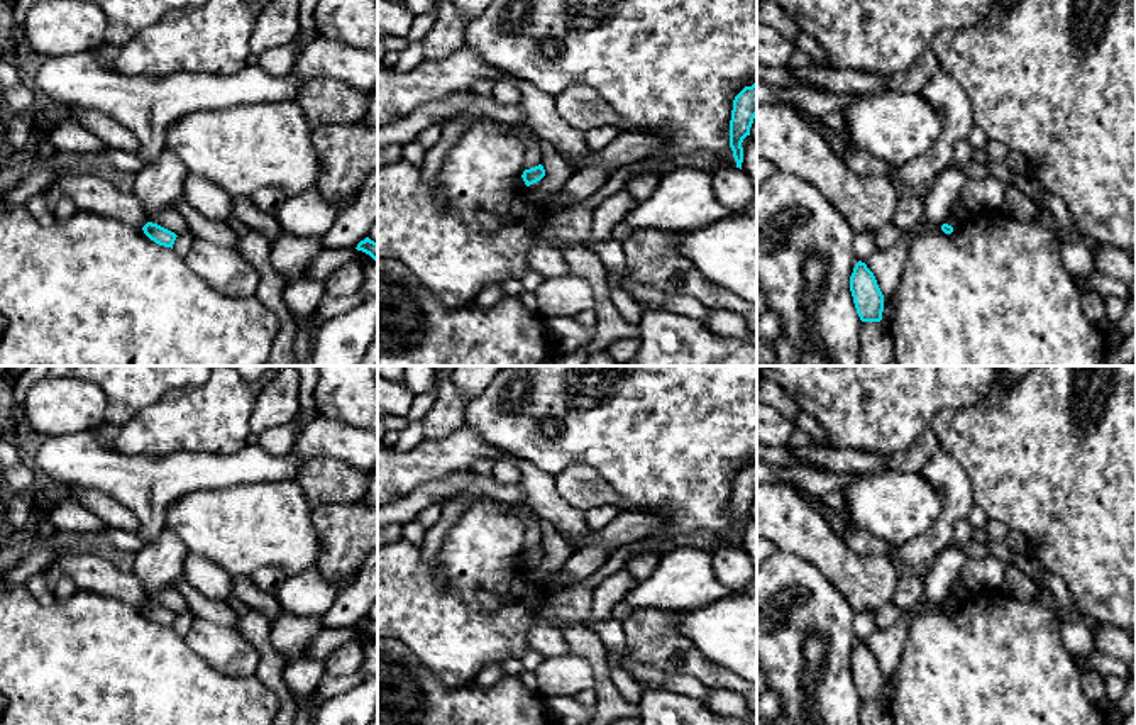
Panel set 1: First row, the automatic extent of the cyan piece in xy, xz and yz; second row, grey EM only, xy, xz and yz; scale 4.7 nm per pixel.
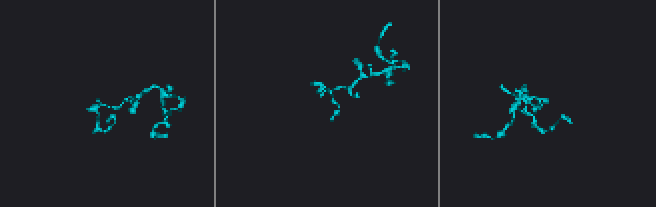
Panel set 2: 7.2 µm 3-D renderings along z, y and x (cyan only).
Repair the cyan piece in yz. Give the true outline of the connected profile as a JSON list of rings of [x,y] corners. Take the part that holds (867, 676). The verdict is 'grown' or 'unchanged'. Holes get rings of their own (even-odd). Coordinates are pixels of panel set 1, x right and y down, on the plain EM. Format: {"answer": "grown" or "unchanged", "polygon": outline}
{"answer": "unchanged", "polygon": [[[858,640],[850,656],[850,671],[862,701],[880,701],[884,691],[884,674],[874,652]]]}

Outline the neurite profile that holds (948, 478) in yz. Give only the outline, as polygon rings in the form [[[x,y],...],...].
[[[945,451],[935,452],[921,469],[921,474],[941,496],[943,512],[929,532],[909,544],[891,549],[889,556],[902,573],[931,561],[946,549],[953,540],[953,525],[967,518],[977,506],[967,473]]]

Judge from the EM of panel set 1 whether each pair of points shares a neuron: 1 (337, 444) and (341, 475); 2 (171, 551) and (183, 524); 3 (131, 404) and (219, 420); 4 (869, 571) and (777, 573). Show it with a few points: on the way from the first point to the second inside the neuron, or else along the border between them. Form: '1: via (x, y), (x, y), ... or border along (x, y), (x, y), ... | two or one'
1: border along (307, 458), (334, 456), (359, 470) | two
2: border along (165, 529), (173, 532), (190, 551) | two
3: border along (181, 388), (173, 388), (121, 427) | two
4: border along (788, 551), (810, 561), (849, 602) | two

